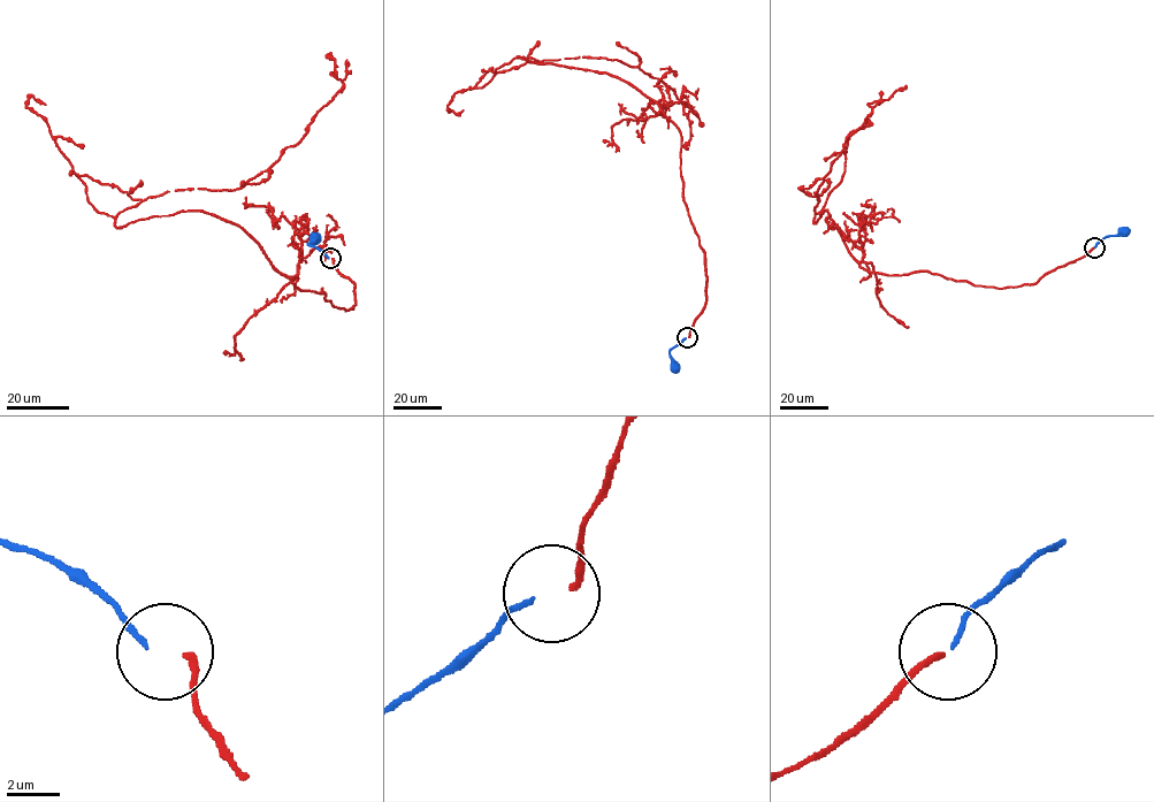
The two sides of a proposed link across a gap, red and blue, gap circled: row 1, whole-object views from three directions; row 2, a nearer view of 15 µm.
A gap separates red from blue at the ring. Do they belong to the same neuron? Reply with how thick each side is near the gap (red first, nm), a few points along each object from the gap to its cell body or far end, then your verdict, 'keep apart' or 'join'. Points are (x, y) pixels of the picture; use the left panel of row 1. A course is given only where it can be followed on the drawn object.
240 nm thick on the red side, 170 nm on the other; red runs (331, 258), (352, 308), (200, 211), (115, 226), (148, 197), (267, 169), (342, 88), (330, 53); blue runs (328, 258), (308, 244), (314, 238); keep apart

